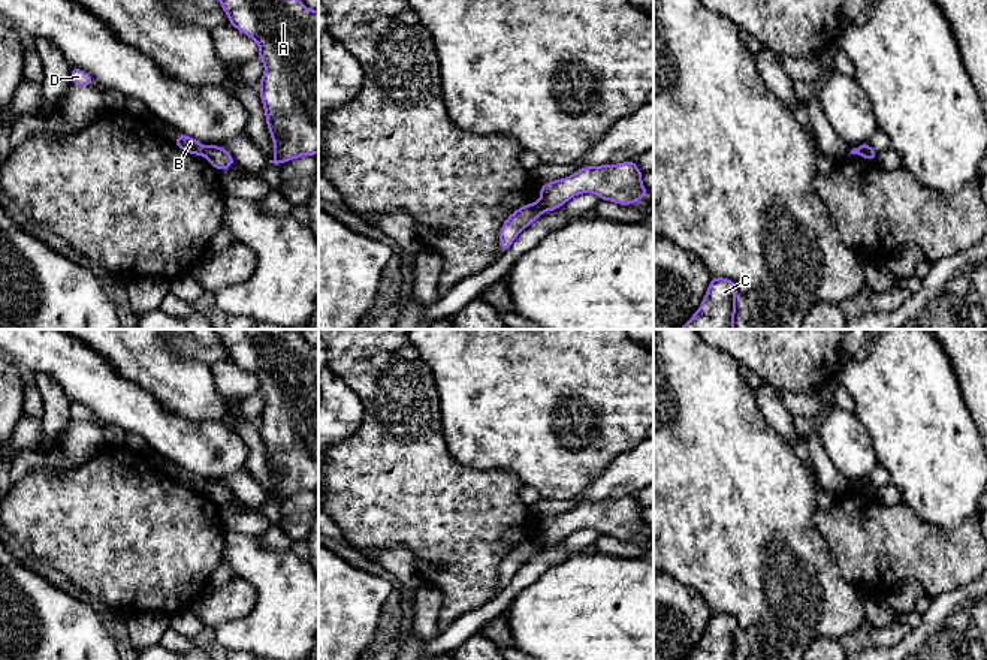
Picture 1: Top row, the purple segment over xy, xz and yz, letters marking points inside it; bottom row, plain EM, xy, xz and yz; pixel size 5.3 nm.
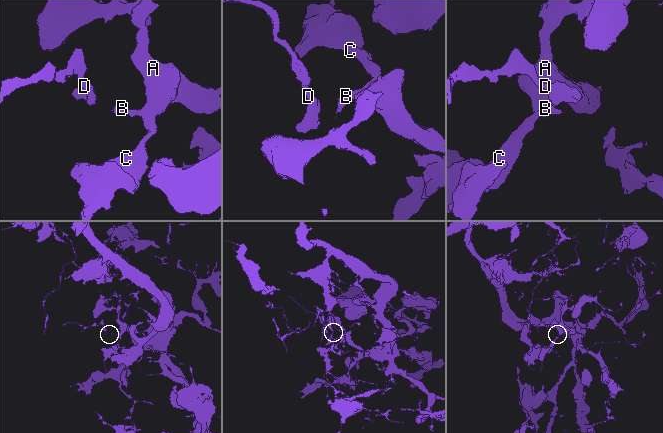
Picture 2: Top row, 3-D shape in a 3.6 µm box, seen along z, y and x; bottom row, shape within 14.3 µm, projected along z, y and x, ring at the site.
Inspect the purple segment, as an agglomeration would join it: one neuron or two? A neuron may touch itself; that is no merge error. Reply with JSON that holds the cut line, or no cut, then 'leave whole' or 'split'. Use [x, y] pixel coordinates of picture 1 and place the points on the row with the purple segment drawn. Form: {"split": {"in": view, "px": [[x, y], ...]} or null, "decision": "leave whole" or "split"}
{"split": {"in": "xz", "px": [[539, 202], [543, 211]]}, "decision": "split"}

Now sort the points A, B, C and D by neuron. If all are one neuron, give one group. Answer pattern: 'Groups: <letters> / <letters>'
Groups: A C / B D

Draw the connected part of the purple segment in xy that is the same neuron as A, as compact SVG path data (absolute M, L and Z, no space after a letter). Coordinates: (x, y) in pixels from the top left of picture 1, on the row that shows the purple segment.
M218 0L227 13L227 22L254 39L257 57L265 64L259 82L266 126L274 141L275 159L269 163L286 163L302 156L319 154L319 10L311 10L301 0Z

